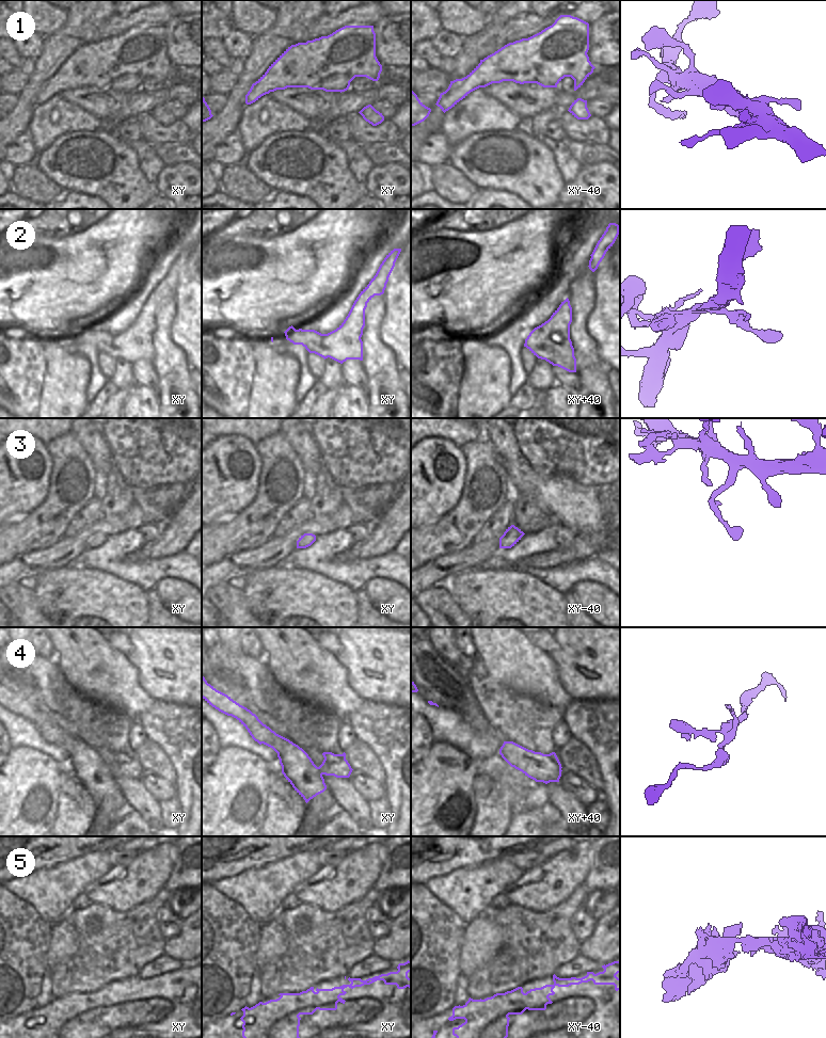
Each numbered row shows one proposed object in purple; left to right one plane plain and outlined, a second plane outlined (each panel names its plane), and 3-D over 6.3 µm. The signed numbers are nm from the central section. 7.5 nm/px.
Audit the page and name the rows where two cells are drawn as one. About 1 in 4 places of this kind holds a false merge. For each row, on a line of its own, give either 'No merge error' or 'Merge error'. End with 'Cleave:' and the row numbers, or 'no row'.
1: No merge error
2: No merge error
3: No merge error
4: Merge error
5: No merge error
Cleave: 4

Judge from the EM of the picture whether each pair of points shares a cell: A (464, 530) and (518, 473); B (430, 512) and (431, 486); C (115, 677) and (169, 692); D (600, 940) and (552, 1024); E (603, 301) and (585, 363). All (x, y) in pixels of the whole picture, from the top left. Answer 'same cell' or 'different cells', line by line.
A: different cells
B: same cell
C: different cells
D: different cells
E: different cells

